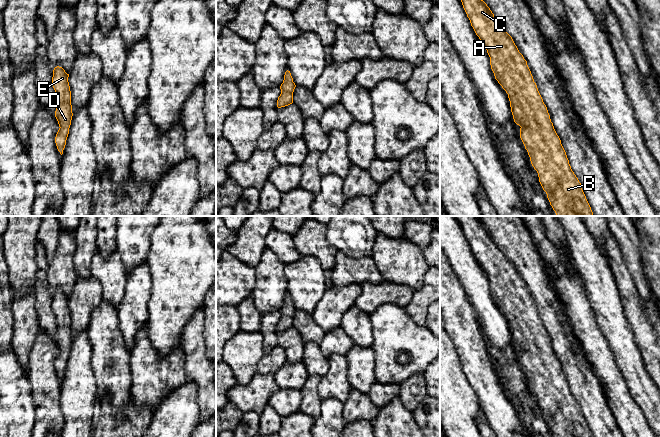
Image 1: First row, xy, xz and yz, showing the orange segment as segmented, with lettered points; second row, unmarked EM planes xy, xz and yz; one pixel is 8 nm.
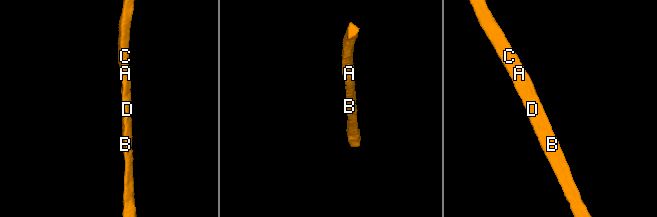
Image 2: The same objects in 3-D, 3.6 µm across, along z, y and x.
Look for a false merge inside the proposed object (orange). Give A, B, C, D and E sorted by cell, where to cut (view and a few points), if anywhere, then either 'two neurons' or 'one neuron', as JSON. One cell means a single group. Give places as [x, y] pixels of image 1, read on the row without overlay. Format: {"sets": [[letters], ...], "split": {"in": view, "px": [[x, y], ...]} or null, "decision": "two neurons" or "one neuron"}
{"sets": [["A", "B", "C", "D", "E"]], "split": null, "decision": "one neuron"}

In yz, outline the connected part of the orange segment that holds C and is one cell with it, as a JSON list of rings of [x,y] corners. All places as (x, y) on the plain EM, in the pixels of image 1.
[[[477,216],[455,217],[460,222],[476,259],[487,274],[495,303],[508,318],[514,346],[521,351],[520,362],[553,434],[555,437],[593,437],[581,412],[581,407],[571,393],[527,285],[519,276],[512,261],[498,247],[490,232],[479,222]]]

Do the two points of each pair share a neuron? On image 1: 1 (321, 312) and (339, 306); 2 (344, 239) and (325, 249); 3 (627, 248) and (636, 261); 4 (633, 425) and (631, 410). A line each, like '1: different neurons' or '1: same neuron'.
1: same neuron
2: different neurons
3: same neuron
4: same neuron

